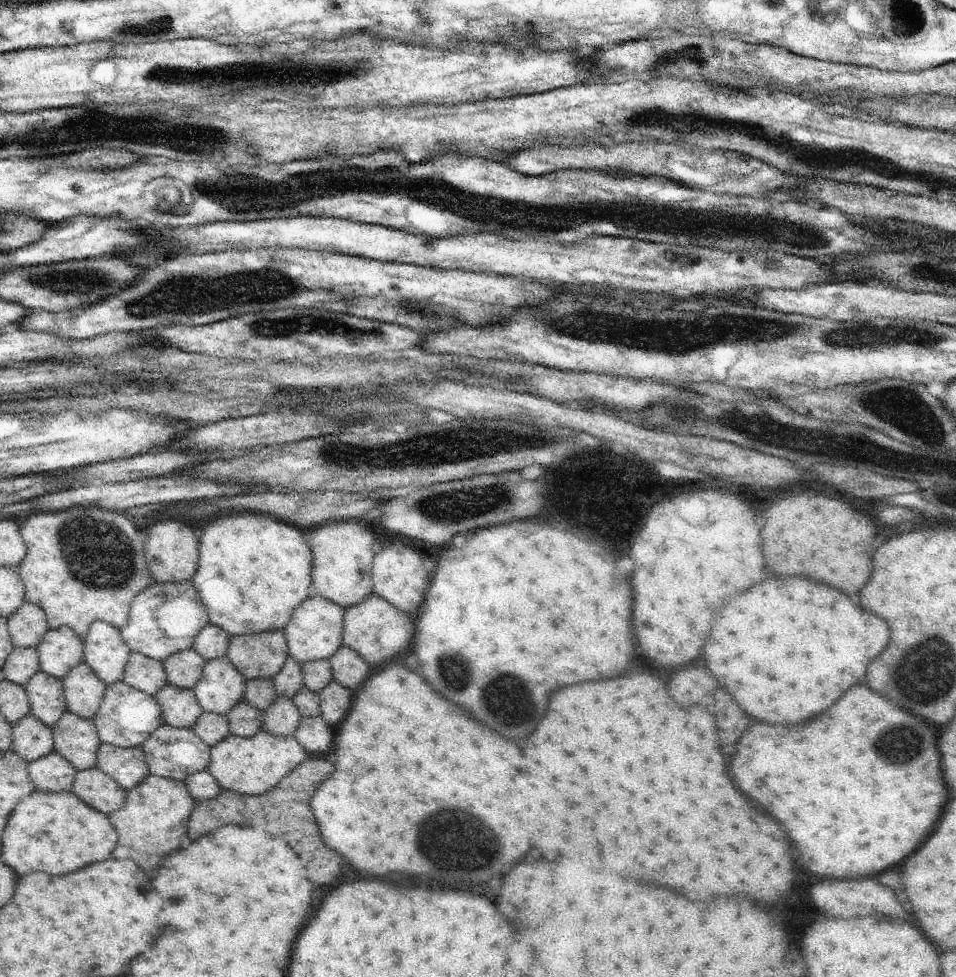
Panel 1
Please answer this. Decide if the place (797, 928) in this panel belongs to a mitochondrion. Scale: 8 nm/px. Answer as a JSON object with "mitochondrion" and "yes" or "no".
{"mitochondrion":"no"}

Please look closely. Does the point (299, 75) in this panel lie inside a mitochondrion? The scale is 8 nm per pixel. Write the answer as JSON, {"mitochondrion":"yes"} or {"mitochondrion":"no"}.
{"mitochondrion":"yes"}

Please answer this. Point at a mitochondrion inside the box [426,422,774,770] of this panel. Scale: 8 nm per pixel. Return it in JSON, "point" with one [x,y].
{"point":[505,696]}

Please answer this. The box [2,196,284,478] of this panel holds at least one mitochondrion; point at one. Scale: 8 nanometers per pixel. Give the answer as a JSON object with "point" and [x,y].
{"point":[65,281]}

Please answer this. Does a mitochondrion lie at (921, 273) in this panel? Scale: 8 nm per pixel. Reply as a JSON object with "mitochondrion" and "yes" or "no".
{"mitochondrion":"yes"}

